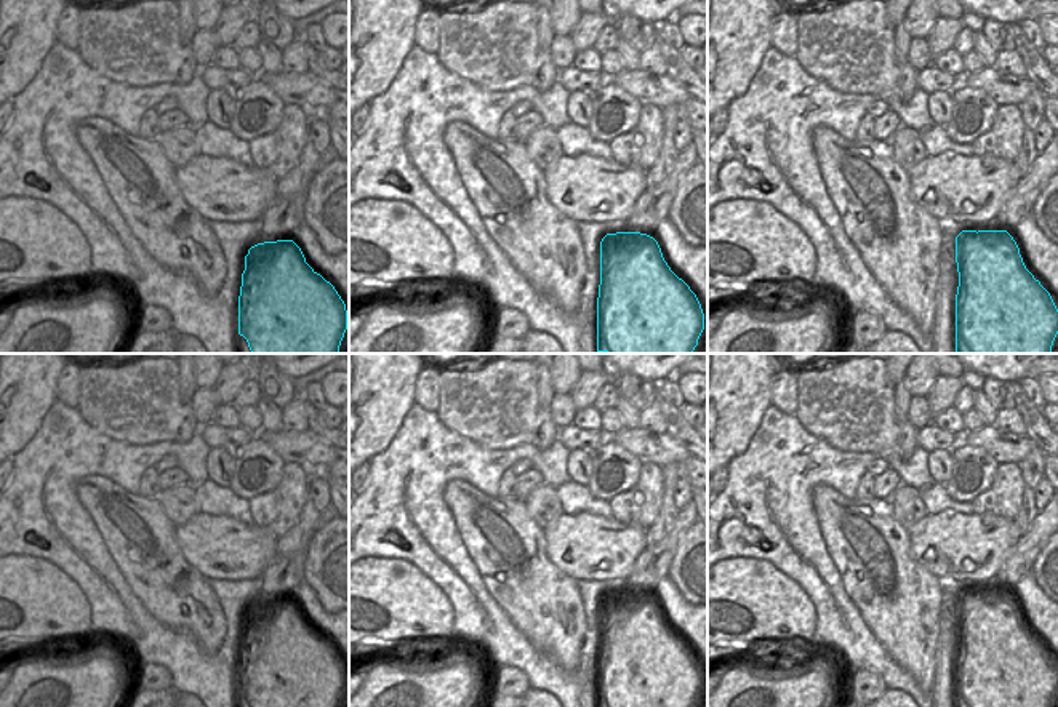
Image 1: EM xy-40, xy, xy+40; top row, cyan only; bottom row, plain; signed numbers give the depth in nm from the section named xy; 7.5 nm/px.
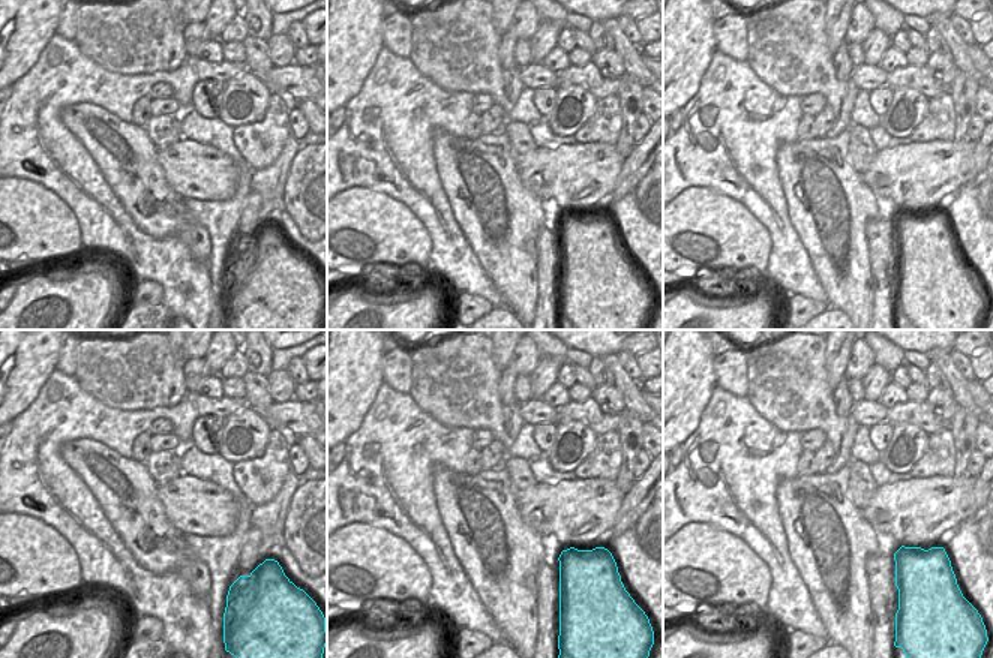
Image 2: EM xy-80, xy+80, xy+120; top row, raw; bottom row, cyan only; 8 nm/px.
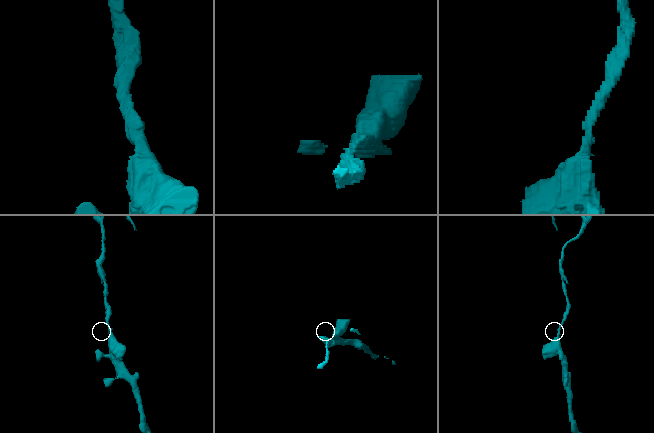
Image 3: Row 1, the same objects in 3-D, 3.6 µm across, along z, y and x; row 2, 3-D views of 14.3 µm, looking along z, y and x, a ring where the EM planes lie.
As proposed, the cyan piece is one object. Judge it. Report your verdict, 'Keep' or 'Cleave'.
Cleave.

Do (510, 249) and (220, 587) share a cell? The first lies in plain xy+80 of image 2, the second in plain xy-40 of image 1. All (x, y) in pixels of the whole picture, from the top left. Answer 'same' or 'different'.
different

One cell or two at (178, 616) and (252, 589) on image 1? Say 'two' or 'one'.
two

